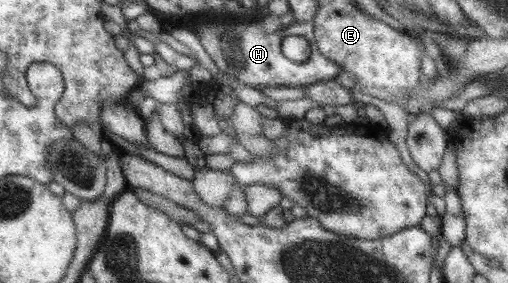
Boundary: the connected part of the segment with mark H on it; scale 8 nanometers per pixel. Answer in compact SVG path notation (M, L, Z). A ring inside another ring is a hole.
M270 18L254 22L205 22L197 28L201 44L216 63L217 69L243 87L251 86L256 90L276 87L309 87L322 81L334 80L341 67L321 54L318 49L312 20L309 22L289 22L286 20L281 30L267 33L263 23ZM286 36L302 36L311 45L310 57L305 62L295 62L283 54L281 43Z

